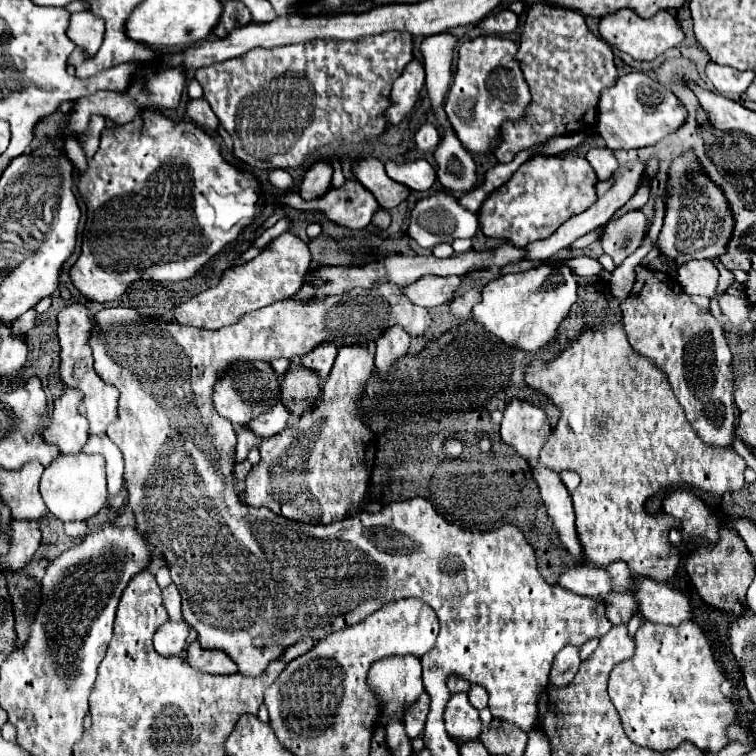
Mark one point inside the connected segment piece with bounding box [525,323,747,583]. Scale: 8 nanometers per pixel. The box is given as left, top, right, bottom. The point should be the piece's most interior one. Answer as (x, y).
(620, 425)

